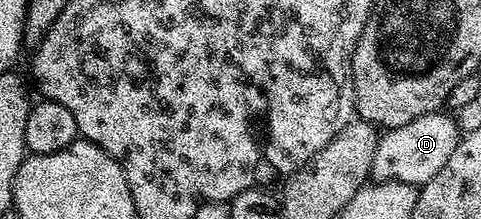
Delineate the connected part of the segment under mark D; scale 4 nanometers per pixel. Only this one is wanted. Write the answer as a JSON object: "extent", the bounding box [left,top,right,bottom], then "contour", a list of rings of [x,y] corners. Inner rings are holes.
{"extent":[370,110,460,188],"contour":[[[436,110],[431,115],[416,117],[416,121],[408,121],[408,125],[383,130],[378,137],[376,155],[372,157],[370,179],[379,183],[387,183],[391,179],[416,188],[432,181],[432,177],[448,165],[448,157],[456,153],[460,138],[457,118],[450,113],[442,114],[441,110]]]}

